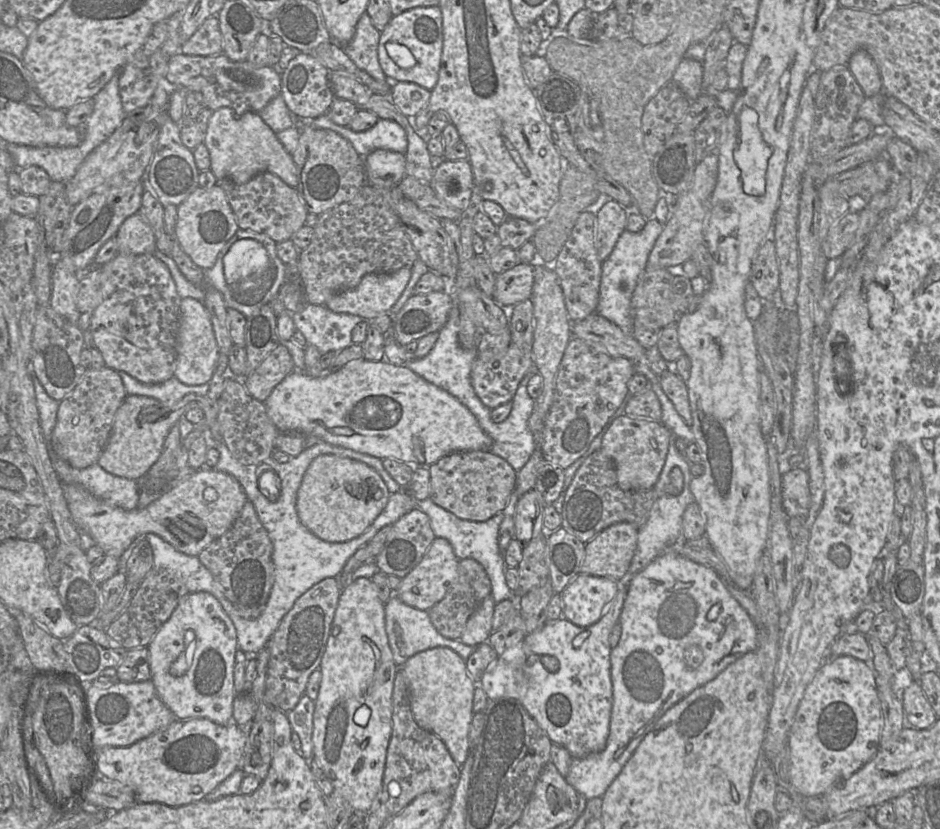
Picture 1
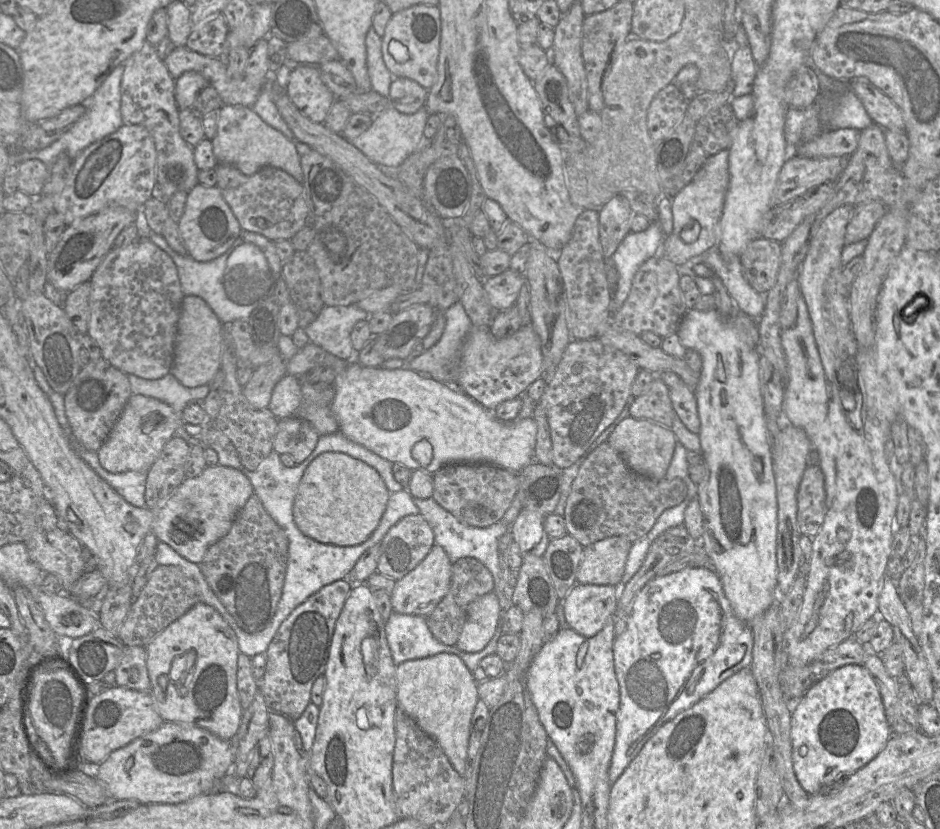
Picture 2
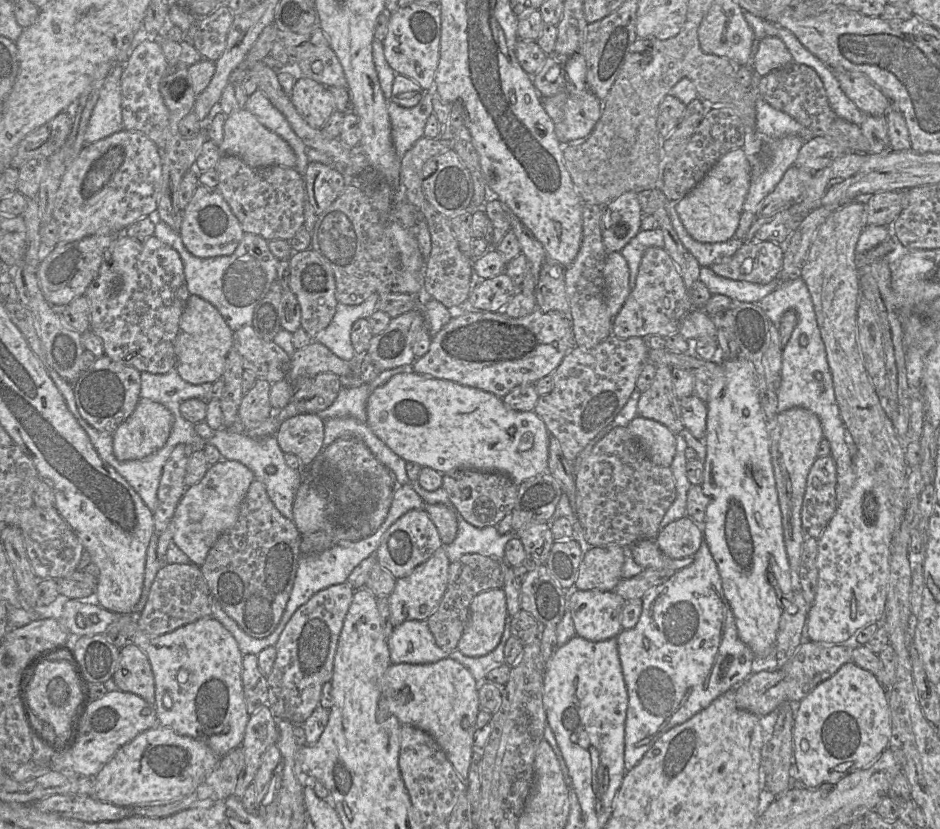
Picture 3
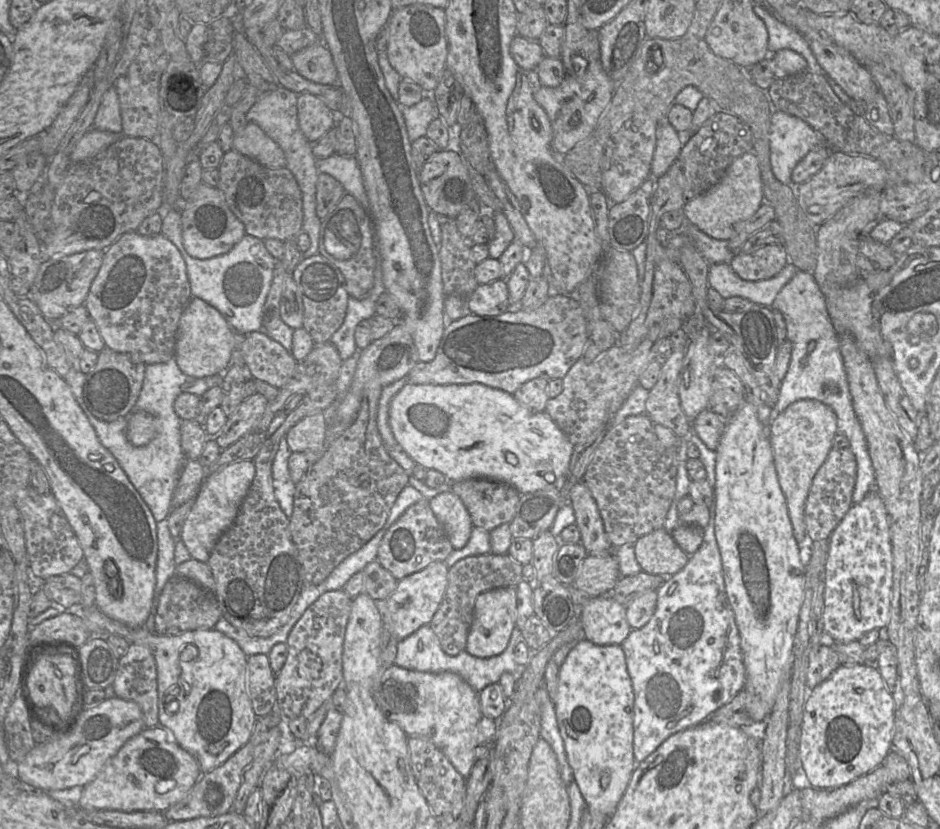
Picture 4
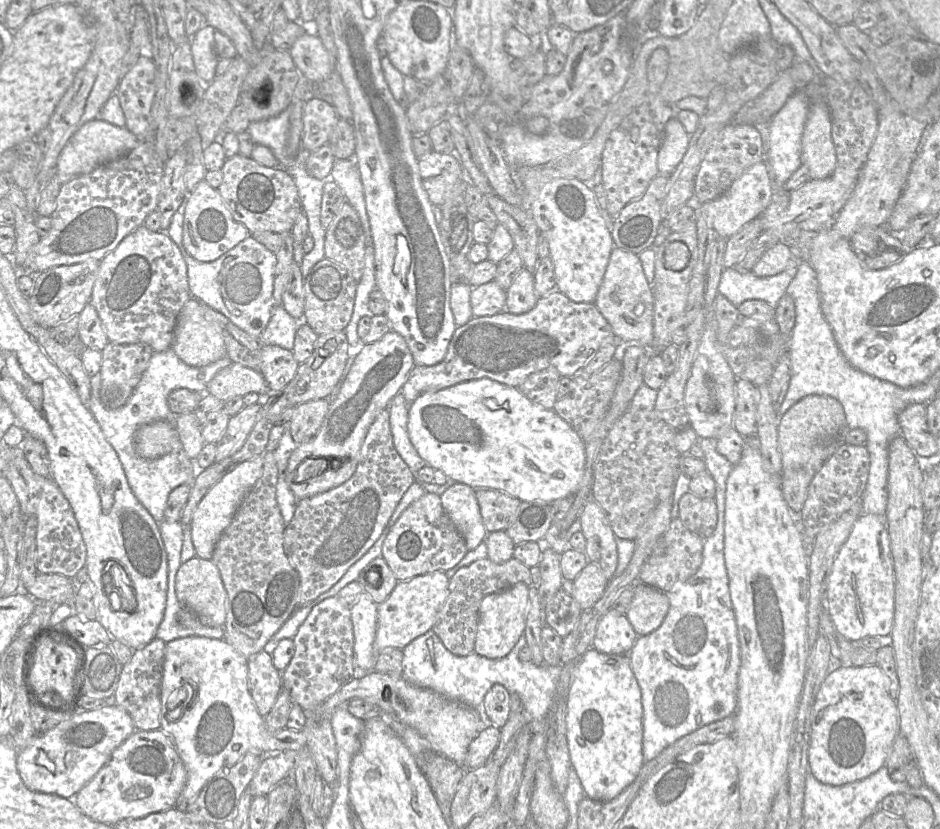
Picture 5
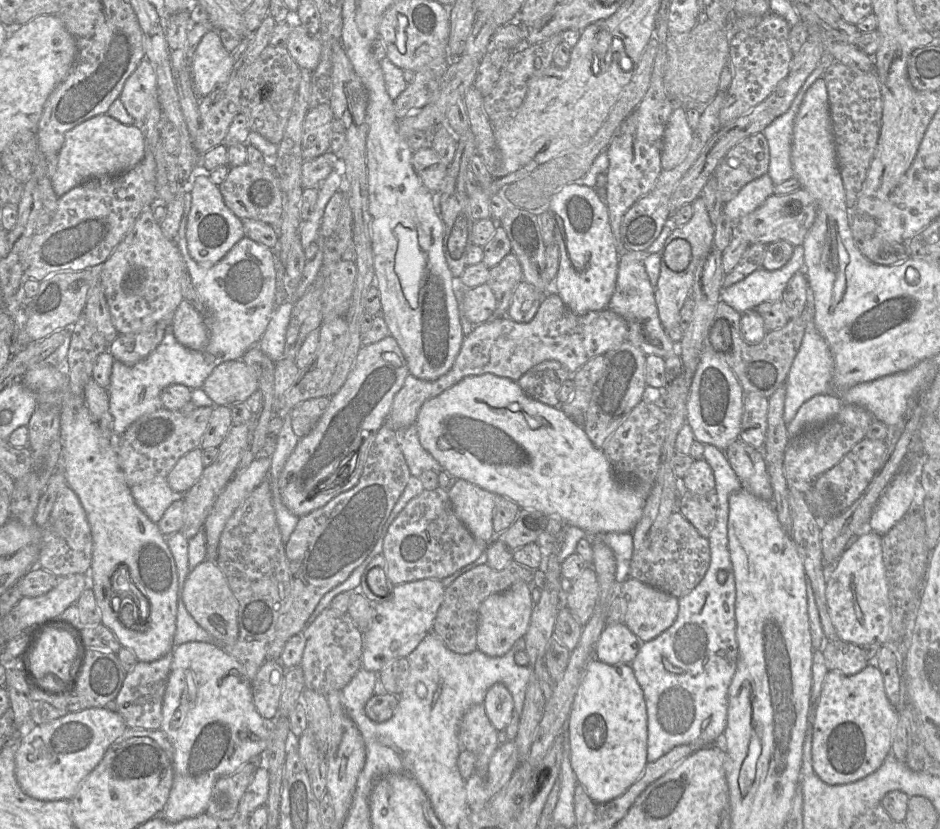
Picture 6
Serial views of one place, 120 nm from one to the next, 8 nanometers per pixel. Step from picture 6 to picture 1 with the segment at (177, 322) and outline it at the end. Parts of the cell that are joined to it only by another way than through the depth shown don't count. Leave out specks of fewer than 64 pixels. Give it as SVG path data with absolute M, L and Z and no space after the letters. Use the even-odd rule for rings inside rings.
M190 297L181 299L174 376L189 386L209 383L216 369L217 359L218 345L209 313L203 302Z

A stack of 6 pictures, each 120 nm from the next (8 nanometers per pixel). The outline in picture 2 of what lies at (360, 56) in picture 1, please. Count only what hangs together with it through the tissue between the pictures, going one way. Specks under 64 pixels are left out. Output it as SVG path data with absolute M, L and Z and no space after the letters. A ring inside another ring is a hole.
M373 27L366 34L367 71L371 81L371 90L388 97L393 75L383 60L381 38Z

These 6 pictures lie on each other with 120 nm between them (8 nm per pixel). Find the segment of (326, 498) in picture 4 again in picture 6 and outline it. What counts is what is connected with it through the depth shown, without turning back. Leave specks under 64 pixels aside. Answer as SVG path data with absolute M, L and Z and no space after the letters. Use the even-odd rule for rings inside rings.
M385 422L368 449L358 484L323 507L299 517L294 531L284 544L291 581L287 611L278 619L267 646L266 659L279 660L286 642L306 628L321 598L343 583L365 561L411 476L397 441L396 430Z

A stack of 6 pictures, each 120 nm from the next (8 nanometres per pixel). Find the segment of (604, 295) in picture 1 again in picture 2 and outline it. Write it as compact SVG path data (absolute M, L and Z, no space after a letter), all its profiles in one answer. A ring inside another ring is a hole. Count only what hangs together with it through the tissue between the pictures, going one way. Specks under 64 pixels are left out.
M657 223L642 232L630 232L611 257L618 273L618 284L612 293L611 313L618 310L631 291L632 282L638 269L651 257L660 253L665 235Z

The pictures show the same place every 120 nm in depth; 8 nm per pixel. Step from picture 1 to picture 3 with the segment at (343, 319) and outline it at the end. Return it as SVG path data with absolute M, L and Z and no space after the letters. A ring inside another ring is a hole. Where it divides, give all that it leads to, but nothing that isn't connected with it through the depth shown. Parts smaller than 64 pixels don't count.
M379 294L371 295L360 305L337 304L335 315L330 324L315 337L336 356L350 361L356 354L351 343L351 329L358 319L368 319L375 310Z

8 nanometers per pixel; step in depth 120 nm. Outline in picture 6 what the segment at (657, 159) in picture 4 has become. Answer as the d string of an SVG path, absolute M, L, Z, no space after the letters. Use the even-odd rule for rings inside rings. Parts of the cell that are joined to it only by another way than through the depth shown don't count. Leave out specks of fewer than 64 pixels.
M675 105L664 133L661 154L662 170L672 170L686 158L692 144L693 134L694 131L687 121L686 110L681 105Z

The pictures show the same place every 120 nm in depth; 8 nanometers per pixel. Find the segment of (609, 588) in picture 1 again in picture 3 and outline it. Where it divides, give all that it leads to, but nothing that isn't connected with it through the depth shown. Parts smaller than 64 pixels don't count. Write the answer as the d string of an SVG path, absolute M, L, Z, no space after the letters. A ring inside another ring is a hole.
M567 590L567 610L571 613L576 635L603 641L617 635L621 626L622 610L627 602L614 591Z

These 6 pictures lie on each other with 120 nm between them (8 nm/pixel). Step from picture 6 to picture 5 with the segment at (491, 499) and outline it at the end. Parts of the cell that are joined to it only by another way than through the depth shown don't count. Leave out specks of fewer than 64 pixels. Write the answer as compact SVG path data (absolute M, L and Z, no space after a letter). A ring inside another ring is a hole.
M455 482L440 498L444 510L465 539L468 550L474 550L485 541L489 532L482 520L476 489Z

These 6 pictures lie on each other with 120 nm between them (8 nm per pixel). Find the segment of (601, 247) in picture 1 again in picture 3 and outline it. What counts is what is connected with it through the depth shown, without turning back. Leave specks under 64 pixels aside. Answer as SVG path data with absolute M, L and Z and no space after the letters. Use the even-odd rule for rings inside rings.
M635 191L624 193L603 207L601 229L607 253L622 251L641 231L642 217L638 193Z

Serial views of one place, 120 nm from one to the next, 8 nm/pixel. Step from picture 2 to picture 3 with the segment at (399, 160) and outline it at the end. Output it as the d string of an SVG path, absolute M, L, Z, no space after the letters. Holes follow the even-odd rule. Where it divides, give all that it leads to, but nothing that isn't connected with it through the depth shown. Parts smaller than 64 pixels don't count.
M433 87L433 92L424 92L421 101L412 108L387 101L391 138L398 157L402 158L415 142L424 137L427 119L433 113L432 99L435 95Z

